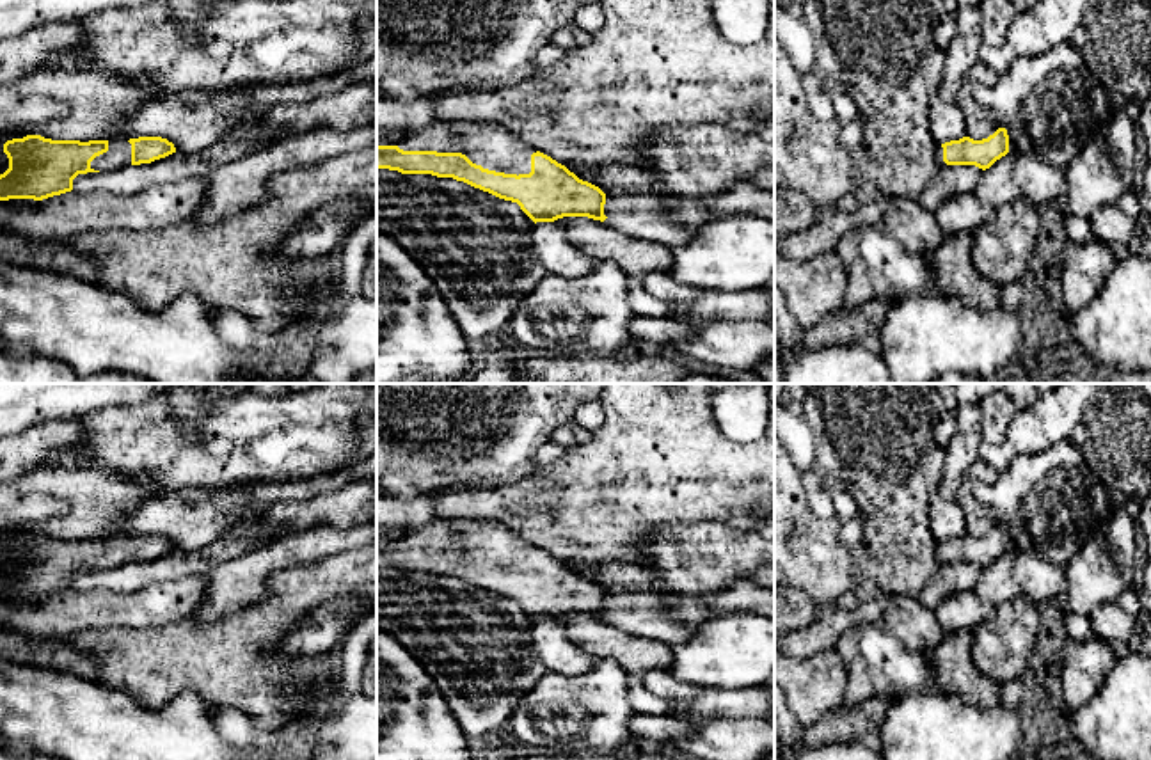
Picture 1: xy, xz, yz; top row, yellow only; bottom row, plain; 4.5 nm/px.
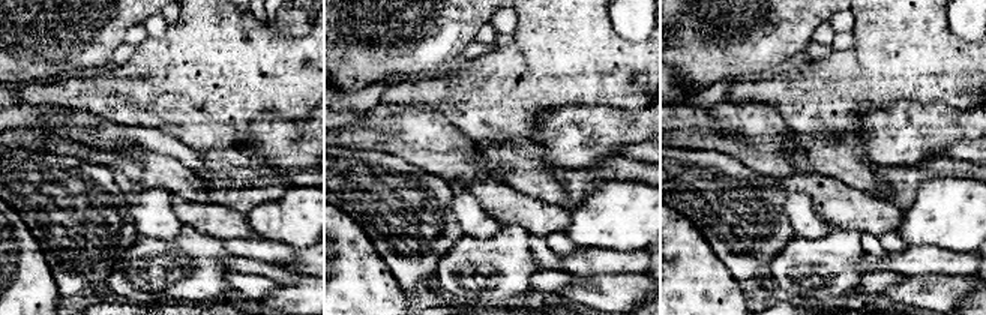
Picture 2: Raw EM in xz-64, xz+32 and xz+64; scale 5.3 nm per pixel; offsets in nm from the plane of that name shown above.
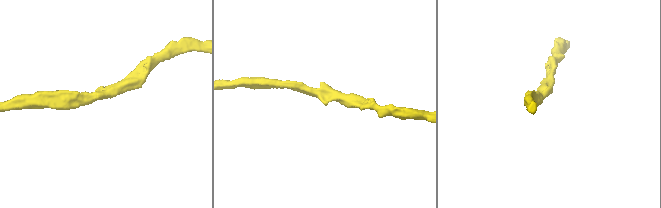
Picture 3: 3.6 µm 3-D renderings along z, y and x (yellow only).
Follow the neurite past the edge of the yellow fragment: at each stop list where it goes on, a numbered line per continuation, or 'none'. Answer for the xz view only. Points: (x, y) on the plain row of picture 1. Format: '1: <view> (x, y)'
1: xz (487, 542)

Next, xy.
1: xy (119, 549)

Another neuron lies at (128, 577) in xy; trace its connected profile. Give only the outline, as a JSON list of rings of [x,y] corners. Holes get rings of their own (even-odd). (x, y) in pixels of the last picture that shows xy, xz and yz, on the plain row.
[[[270,527],[259,536],[218,538],[201,550],[172,550],[151,561],[126,563],[110,570],[78,572],[73,577],[73,588],[78,591],[107,590],[112,593],[133,593],[155,582],[176,581],[192,575],[208,577],[218,563],[238,558],[268,543],[270,540],[291,533],[293,531],[288,527]]]

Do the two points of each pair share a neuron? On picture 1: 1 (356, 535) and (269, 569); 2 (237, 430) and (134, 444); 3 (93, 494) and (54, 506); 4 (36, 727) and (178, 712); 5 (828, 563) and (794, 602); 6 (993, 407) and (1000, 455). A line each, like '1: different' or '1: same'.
1: same
2: same
3: different
4: same
5: different
6: same

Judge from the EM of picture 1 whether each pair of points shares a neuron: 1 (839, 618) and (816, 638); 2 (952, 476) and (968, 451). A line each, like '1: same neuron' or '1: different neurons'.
1: same neuron
2: same neuron

